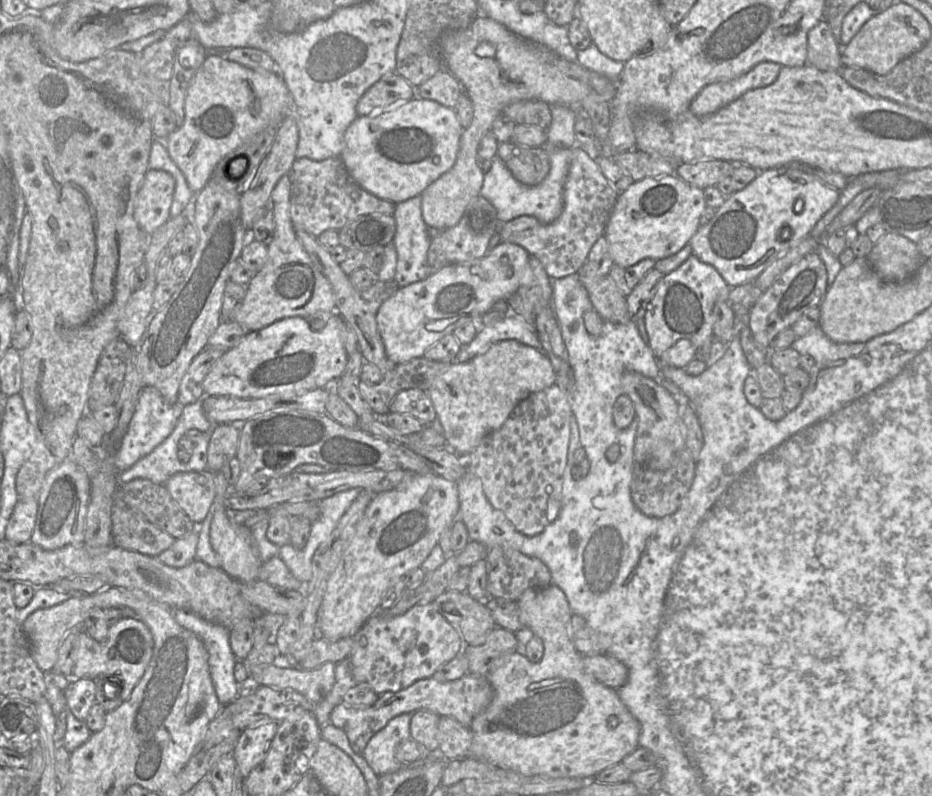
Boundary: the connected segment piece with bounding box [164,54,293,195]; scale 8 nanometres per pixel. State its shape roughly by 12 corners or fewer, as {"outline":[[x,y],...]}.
{"outline":[[208,54],[164,141],[196,195],[293,112],[278,74]]}

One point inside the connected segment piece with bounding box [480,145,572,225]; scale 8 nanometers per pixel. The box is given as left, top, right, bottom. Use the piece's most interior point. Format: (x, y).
(511, 199)

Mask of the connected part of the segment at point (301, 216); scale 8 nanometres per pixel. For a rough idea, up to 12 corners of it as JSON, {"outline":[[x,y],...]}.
{"outline":[[340,156],[297,158],[295,231],[318,238],[394,203],[351,178]]}

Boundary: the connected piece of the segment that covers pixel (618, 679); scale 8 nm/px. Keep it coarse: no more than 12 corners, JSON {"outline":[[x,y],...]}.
{"outline":[[583,655],[585,672],[607,687],[628,680],[626,665],[611,655]]}

